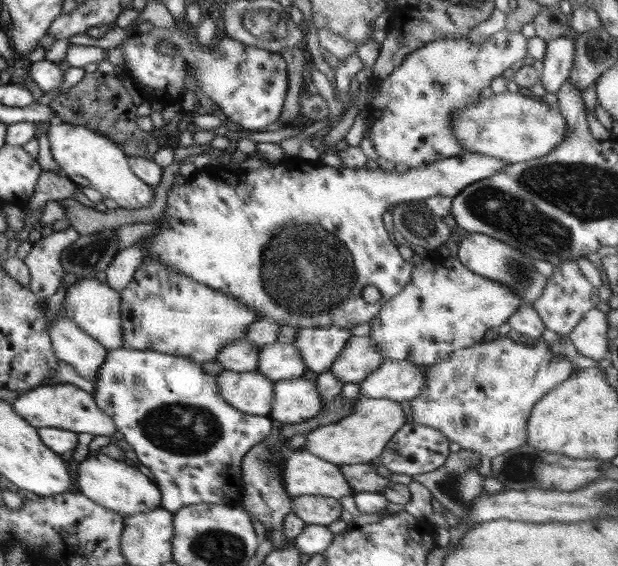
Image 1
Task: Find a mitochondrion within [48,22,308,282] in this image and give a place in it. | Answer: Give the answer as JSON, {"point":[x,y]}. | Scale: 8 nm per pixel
{"point":[85,257]}

